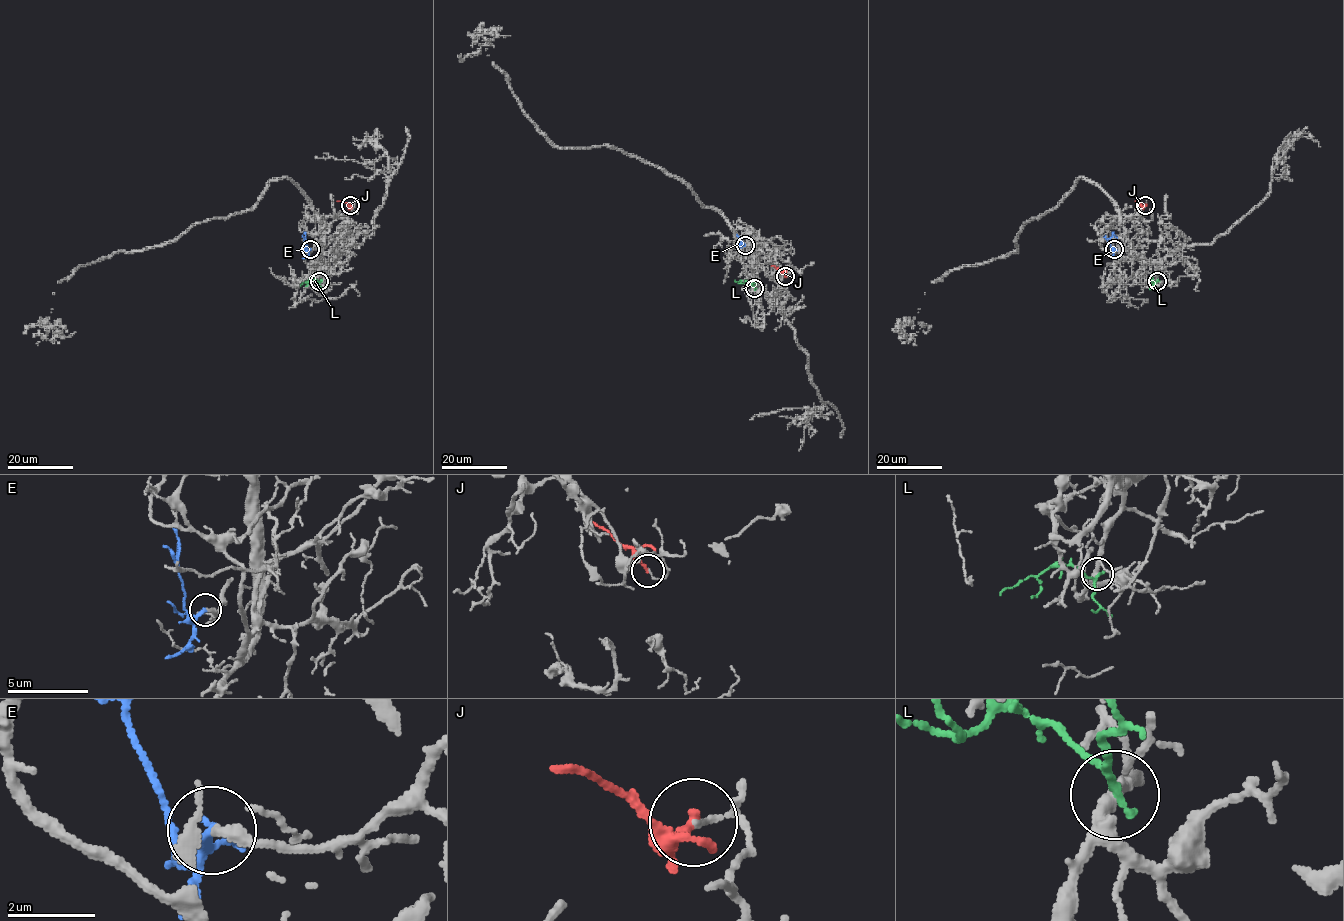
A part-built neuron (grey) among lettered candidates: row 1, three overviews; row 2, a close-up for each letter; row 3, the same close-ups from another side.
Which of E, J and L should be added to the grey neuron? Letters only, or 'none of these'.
E

